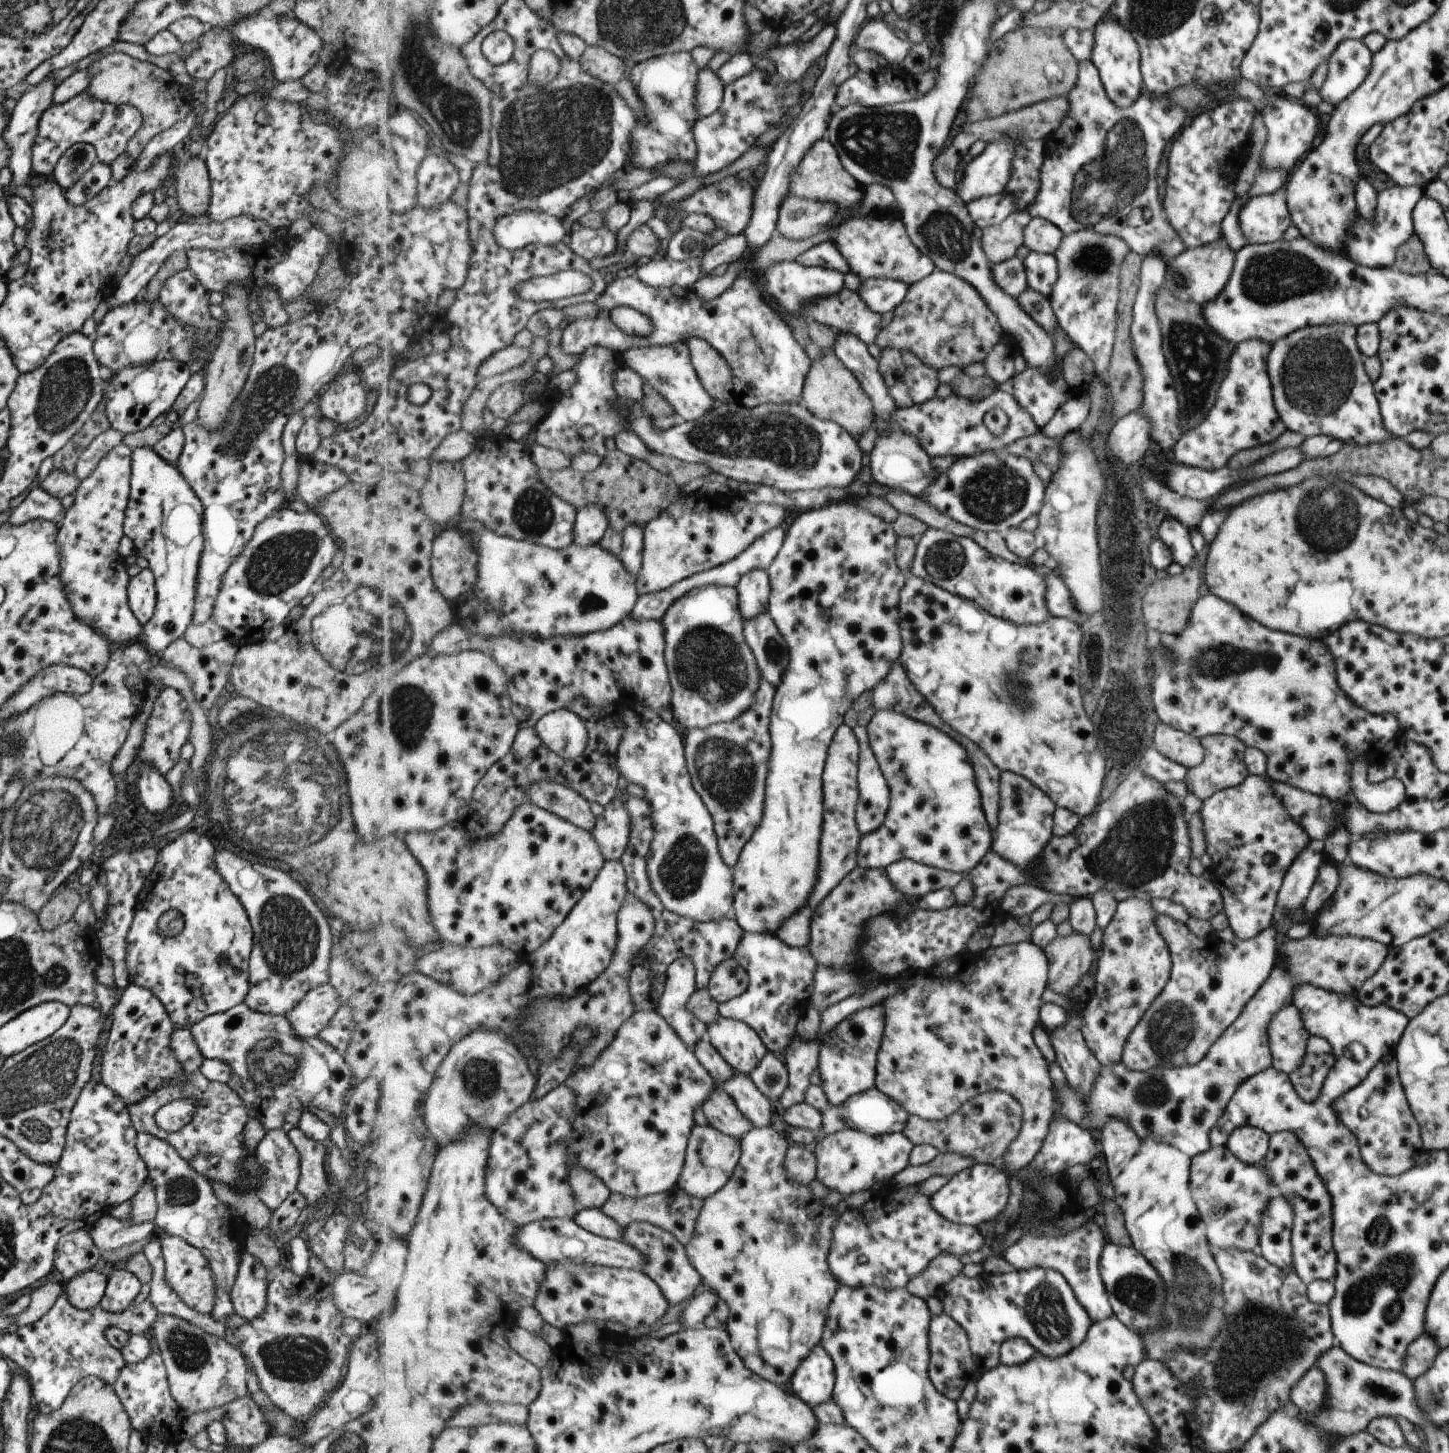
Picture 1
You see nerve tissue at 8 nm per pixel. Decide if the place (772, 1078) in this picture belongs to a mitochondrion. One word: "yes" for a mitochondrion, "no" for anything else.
yes

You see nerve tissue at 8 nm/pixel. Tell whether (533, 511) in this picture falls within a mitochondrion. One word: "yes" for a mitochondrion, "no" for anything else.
yes

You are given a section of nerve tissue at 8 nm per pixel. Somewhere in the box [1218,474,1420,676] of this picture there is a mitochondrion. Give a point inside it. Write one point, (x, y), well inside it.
(1327, 518)

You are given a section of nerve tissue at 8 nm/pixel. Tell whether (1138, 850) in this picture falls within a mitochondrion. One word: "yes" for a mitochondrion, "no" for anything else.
yes

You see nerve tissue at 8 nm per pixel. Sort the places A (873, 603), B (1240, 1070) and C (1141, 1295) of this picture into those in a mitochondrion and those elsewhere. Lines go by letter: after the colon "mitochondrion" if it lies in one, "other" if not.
A: other
B: other
C: mitochondrion

